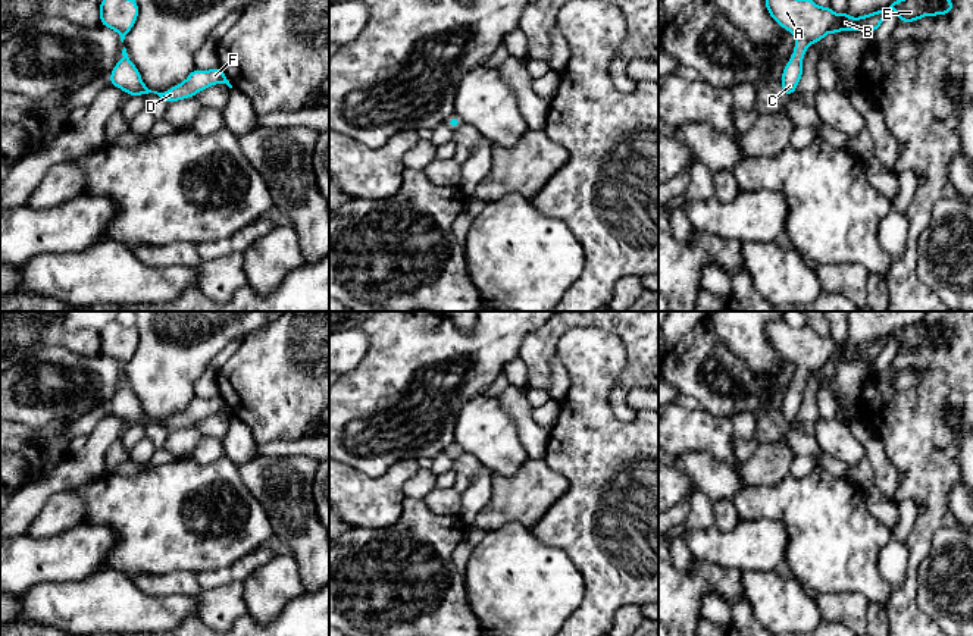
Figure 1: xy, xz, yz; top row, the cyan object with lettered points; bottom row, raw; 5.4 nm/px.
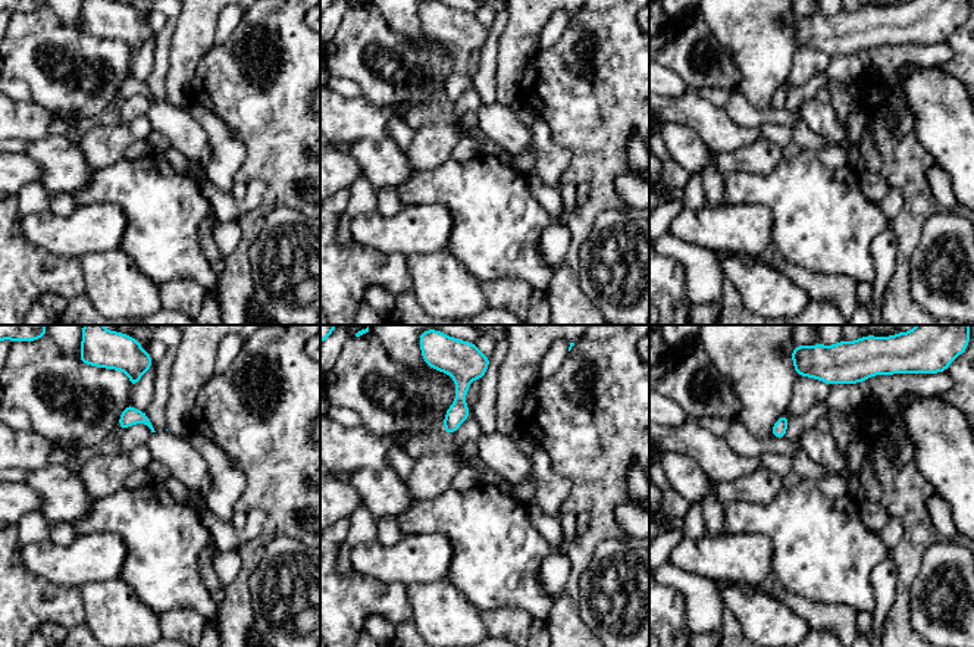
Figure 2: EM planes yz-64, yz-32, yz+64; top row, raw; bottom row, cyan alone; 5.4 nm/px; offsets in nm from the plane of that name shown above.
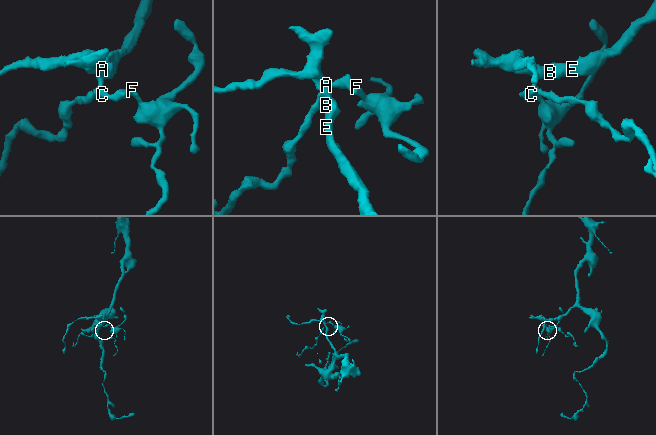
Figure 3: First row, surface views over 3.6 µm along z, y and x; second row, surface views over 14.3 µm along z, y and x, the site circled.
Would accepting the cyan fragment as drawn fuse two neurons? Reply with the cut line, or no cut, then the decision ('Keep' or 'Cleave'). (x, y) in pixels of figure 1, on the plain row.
No split. Keep

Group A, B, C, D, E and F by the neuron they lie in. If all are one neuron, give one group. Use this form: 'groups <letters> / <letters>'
groups A B C D E F

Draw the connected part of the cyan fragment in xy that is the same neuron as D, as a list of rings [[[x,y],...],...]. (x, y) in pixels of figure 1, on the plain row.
[[[126,377],[122,379],[122,388],[115,394],[109,413],[123,419],[128,424],[143,424],[148,422],[157,423],[168,433],[170,430],[179,430],[184,427],[194,426],[197,422],[215,414],[215,413],[226,413],[229,417],[232,414],[226,408],[225,401],[219,397],[210,400],[194,398],[188,407],[168,419],[166,422],[157,422],[148,419],[137,395],[129,389]]]

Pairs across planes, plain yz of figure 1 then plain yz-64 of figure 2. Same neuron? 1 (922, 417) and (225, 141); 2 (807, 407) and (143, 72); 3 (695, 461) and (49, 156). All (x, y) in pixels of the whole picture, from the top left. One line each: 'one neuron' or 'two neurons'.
1: two neurons
2: two neurons
3: one neuron

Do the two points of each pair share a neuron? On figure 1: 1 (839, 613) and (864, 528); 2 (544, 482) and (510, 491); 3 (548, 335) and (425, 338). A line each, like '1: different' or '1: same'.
1: different
2: same
3: different

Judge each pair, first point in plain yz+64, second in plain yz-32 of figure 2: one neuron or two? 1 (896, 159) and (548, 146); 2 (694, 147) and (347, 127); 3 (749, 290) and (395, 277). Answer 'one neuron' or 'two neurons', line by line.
1: two neurons
2: two neurons
3: two neurons

